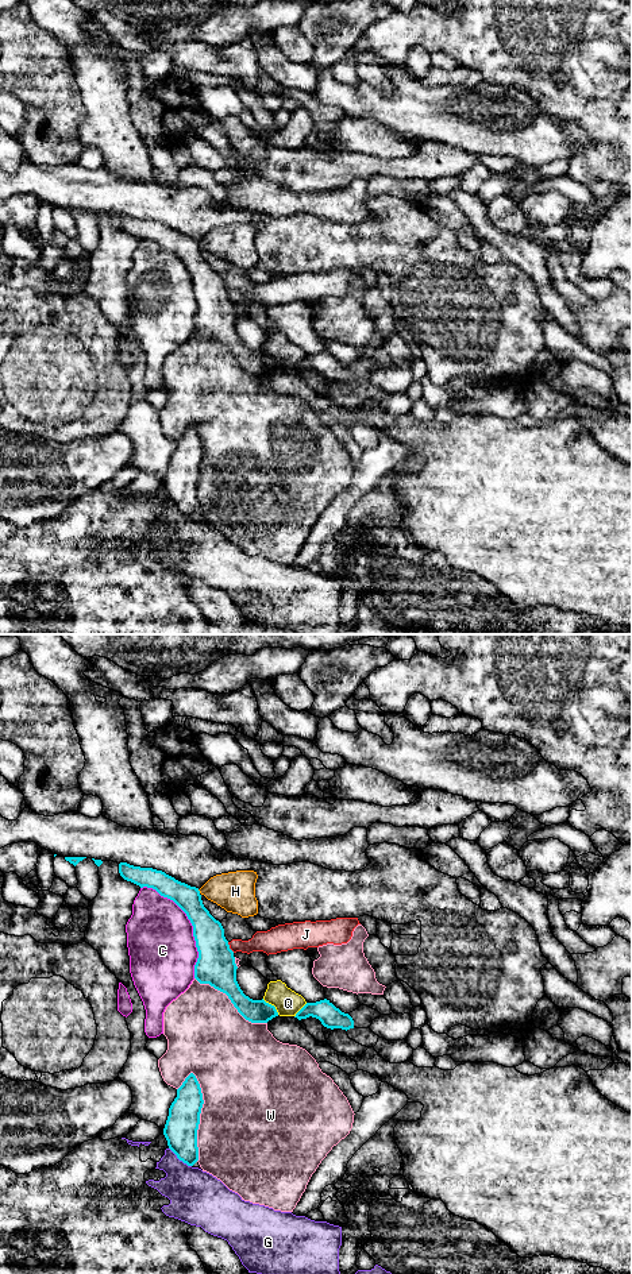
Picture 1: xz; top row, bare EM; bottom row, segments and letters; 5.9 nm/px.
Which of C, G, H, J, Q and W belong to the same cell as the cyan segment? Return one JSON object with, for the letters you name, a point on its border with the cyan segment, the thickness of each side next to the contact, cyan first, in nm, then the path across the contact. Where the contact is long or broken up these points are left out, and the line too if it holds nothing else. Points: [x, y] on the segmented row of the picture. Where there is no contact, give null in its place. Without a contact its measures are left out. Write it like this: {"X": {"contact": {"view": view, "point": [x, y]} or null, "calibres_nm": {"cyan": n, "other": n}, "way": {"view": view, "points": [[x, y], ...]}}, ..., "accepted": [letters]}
{"accepted": []}

